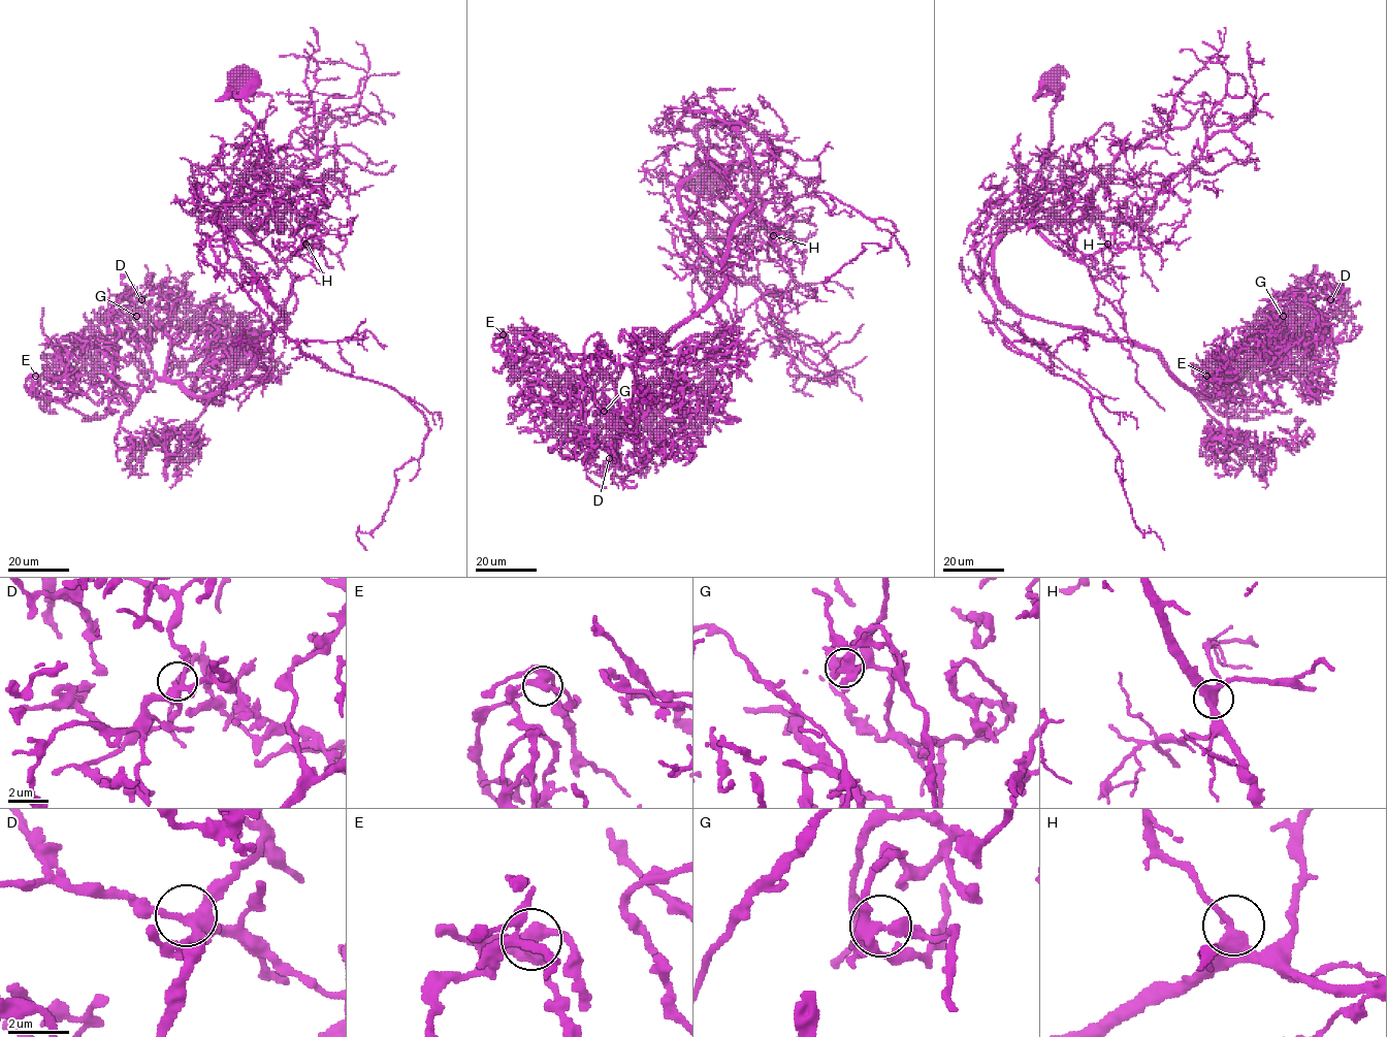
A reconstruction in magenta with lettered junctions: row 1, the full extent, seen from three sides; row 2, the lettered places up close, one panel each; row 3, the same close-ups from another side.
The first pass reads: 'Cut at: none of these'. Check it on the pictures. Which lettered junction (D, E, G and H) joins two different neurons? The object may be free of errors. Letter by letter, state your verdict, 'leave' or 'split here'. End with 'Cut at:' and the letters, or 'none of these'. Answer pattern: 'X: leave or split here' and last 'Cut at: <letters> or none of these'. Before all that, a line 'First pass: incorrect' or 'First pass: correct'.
First pass: correct
D: leave
E: leave
G: leave
H: leave
Cut at: none of these

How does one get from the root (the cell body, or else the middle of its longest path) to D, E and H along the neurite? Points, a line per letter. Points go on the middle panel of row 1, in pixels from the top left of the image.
D: (713, 176), (689, 188), (722, 180), (705, 122), (749, 150), (752, 206), (723, 286), (619, 371), (609, 458)
E: (713, 176), (689, 188), (722, 180), (705, 122), (752, 206), (633, 363), (503, 334)
H: (713, 176), (689, 188), (701, 190), (722, 180), (700, 167), (700, 147), (773, 235)

